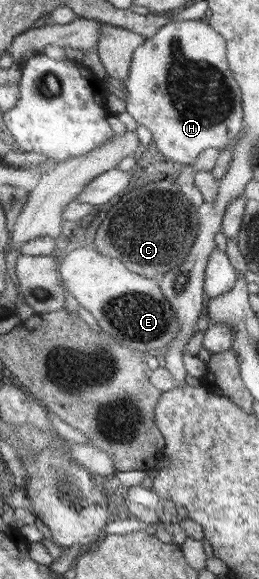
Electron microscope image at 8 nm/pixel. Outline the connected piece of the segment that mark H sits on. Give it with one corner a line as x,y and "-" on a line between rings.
187,18
186,20
170,21
164,26
161,26
150,38
147,38
142,45
140,45
131,58
130,70
124,80
126,90
125,95
125,109
135,122
140,126
144,126
146,130
150,131
151,148
152,151
160,152
165,160
178,162
178,164
190,165
197,160
197,157
207,149
224,149
232,146
240,137
243,131
243,101
242,91
239,89
238,83
234,80
232,73
228,70
227,60
224,56
225,40
223,35
217,31
212,30
210,25
202,24
202,20

